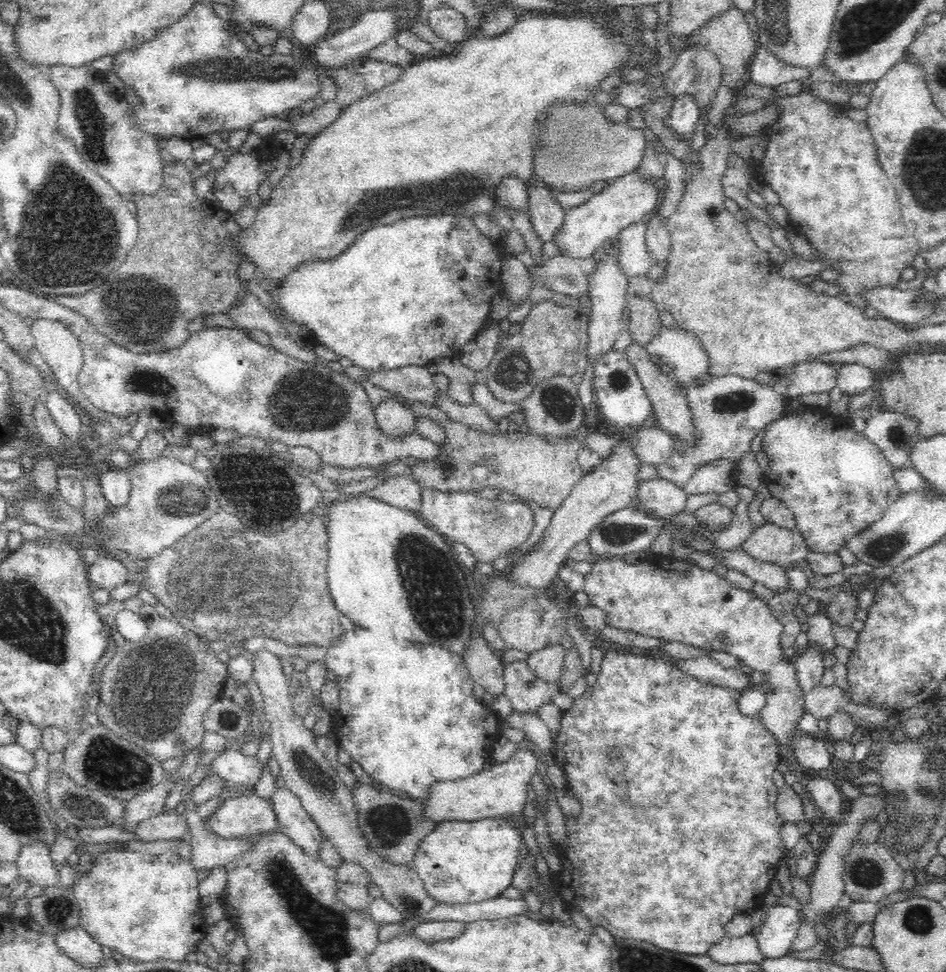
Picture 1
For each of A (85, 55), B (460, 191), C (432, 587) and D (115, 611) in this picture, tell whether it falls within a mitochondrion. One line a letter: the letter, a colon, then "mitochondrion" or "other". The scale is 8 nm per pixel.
A: other
B: mitochondrion
C: mitochondrion
D: other

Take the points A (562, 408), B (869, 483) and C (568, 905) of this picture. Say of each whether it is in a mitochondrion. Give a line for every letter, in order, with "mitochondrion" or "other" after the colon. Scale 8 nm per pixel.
A: mitochondrion
B: other
C: other

